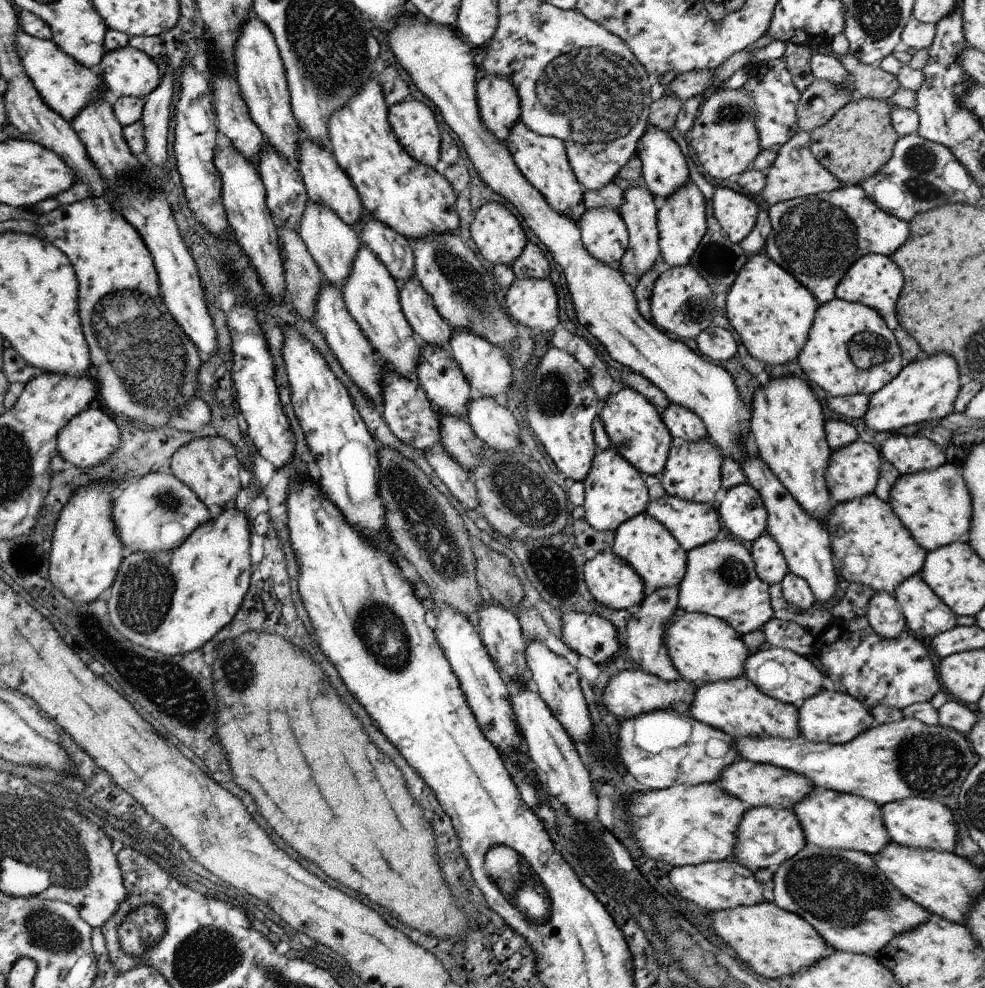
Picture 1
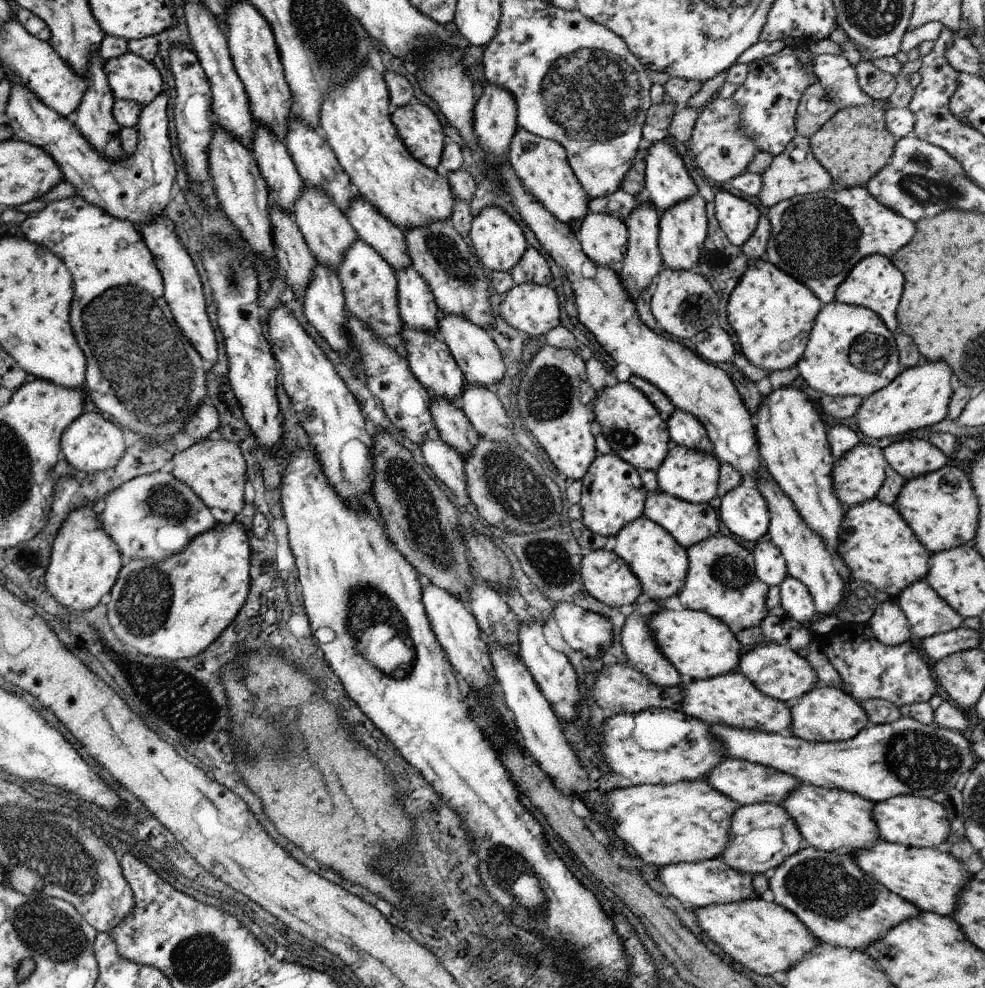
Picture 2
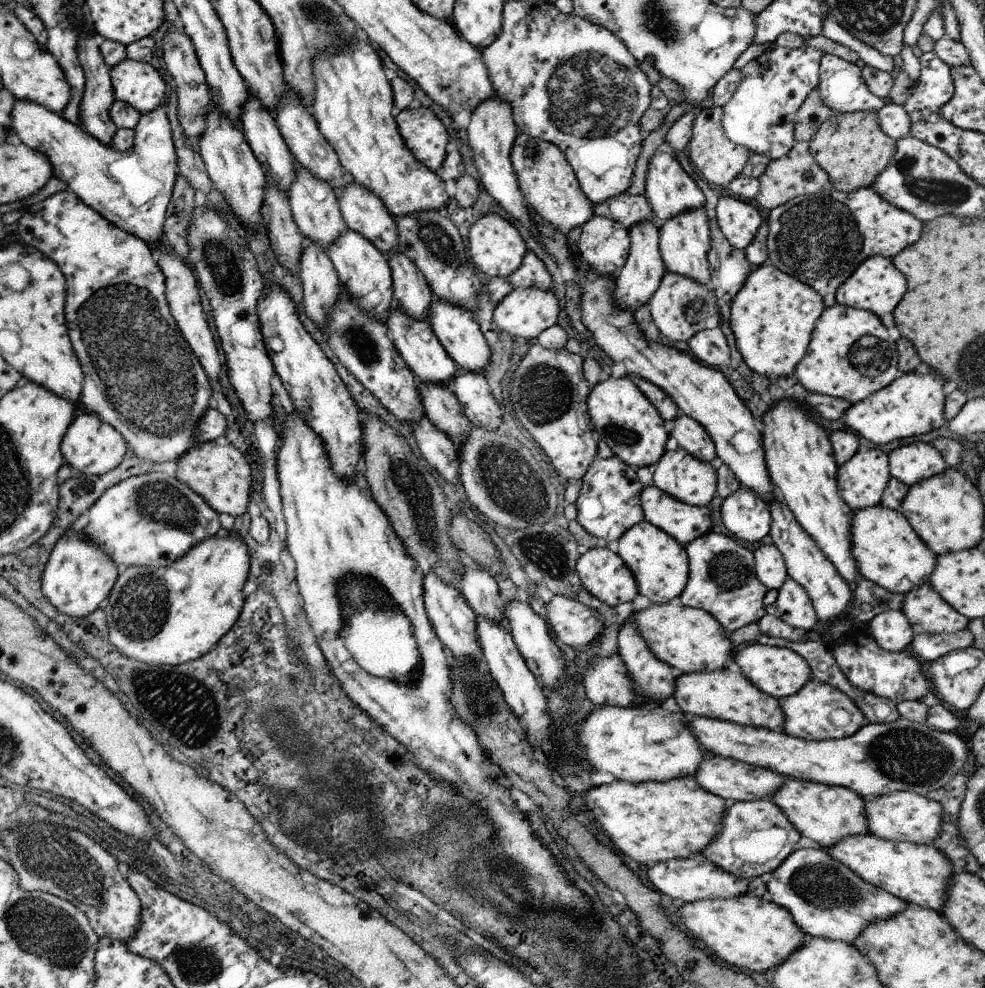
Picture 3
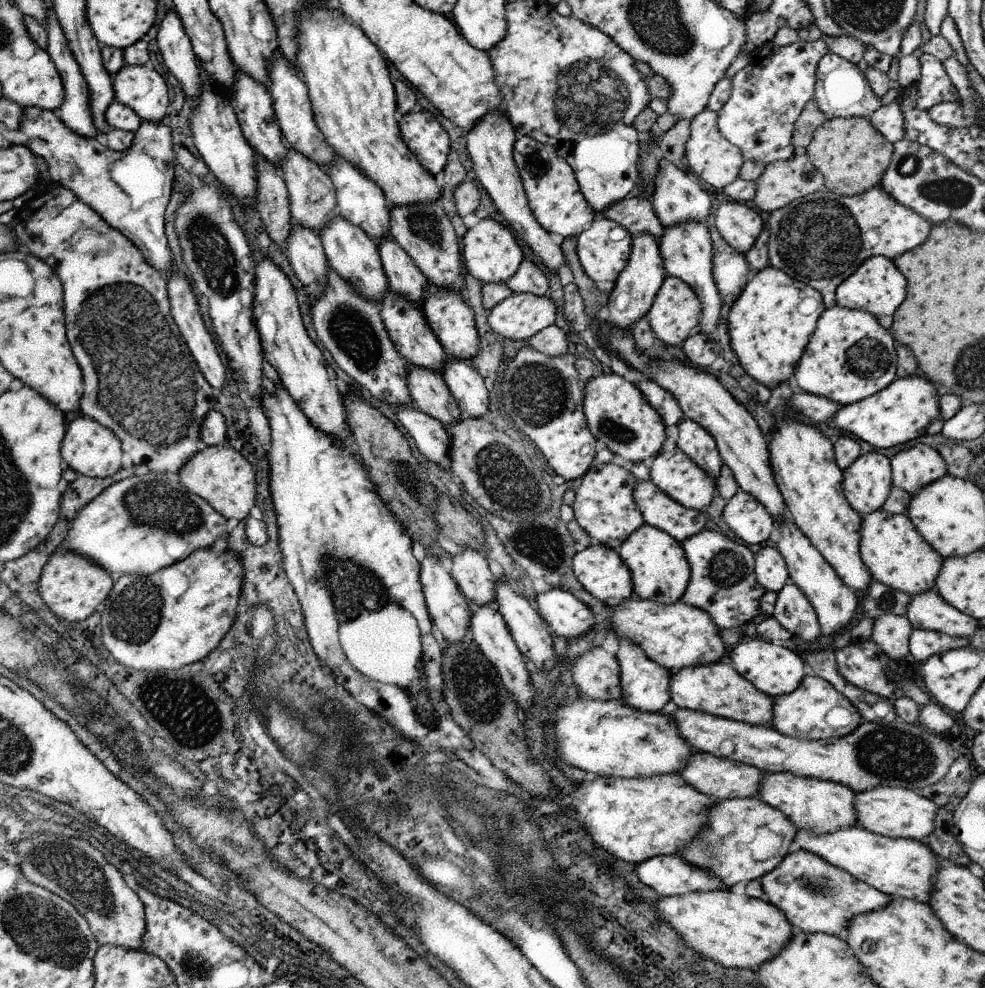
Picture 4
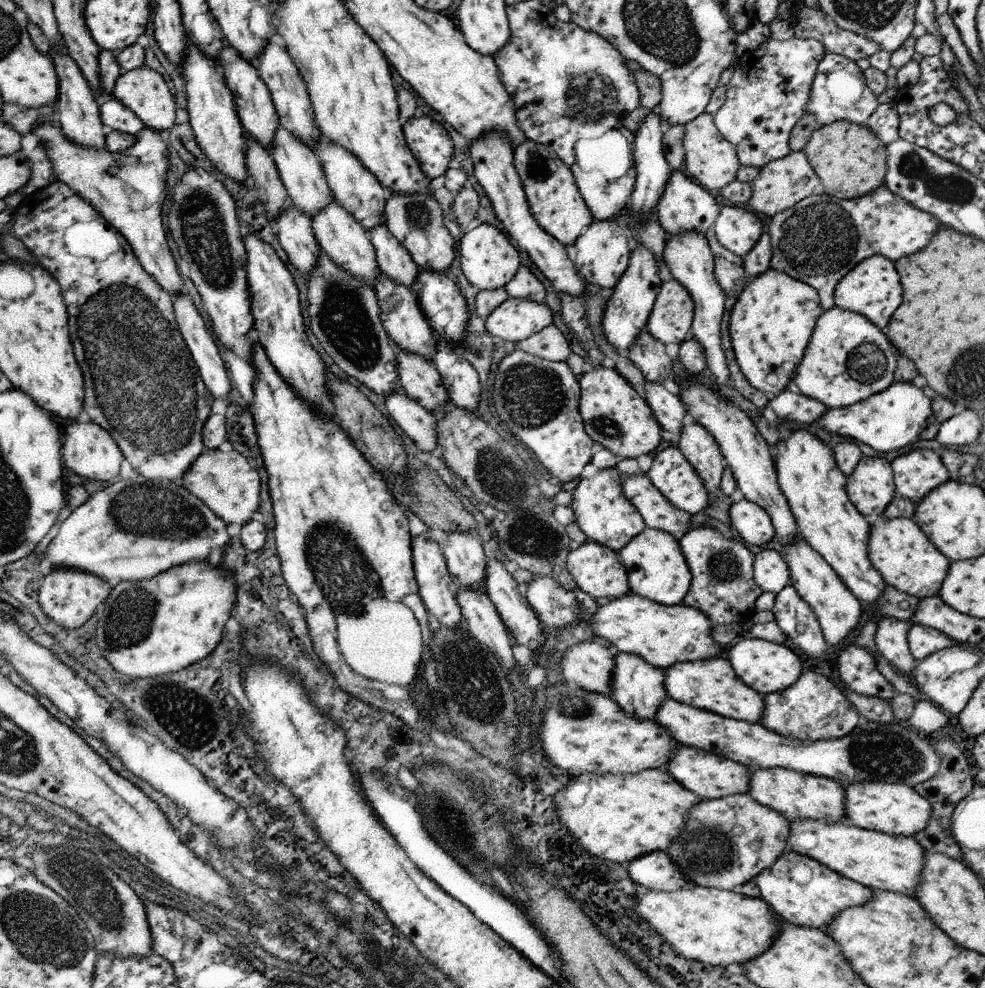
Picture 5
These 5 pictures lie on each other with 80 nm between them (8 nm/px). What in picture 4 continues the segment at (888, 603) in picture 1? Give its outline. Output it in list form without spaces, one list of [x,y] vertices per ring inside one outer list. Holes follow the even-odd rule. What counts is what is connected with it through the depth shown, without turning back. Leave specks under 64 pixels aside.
[[[885,614],[874,621],[871,639],[886,656],[904,662],[901,660],[908,656],[908,639],[913,629],[906,615]]]

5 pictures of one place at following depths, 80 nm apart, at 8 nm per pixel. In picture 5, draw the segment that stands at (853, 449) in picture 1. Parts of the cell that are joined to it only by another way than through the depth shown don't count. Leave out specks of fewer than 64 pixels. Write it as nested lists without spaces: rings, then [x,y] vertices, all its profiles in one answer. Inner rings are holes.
[[[880,454],[863,456],[846,480],[850,502],[869,519],[882,515],[896,494],[891,462]]]

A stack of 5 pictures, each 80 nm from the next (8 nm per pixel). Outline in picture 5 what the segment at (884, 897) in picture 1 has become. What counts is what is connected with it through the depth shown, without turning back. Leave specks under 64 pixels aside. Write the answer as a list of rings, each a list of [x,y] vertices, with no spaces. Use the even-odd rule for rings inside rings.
[[[791,851],[782,853],[778,860],[756,877],[761,897],[771,910],[790,924],[811,929],[822,929],[825,933],[829,924],[850,907],[868,904],[874,896],[871,888],[850,880],[812,857]]]

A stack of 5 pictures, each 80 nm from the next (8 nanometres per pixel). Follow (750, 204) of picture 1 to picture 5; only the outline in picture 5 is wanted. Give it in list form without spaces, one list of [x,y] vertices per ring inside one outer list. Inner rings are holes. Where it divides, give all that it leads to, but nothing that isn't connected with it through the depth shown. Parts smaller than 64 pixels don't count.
[[[724,204],[713,224],[716,238],[725,249],[744,258],[762,236],[762,222],[747,207]]]

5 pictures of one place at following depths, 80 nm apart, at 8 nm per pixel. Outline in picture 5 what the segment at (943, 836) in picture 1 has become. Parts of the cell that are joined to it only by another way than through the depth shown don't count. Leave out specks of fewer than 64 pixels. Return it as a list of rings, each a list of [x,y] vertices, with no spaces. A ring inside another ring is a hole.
[[[864,781],[844,784],[844,788],[845,816],[841,820],[845,825],[887,835],[915,838],[928,826],[932,807],[927,798],[907,784]]]

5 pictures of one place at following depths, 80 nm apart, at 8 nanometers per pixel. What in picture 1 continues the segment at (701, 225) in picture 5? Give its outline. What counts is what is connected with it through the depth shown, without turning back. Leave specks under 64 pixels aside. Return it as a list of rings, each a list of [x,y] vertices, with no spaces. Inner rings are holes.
[[[658,127],[647,130],[637,144],[636,156],[642,162],[642,175],[648,190],[659,203],[690,181],[689,166],[684,153],[680,150],[678,143],[669,135],[669,131],[663,131]]]

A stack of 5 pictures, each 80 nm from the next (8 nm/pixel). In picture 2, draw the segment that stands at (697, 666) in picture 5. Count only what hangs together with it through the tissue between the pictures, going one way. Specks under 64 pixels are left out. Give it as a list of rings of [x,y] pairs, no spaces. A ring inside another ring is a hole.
[[[733,671],[714,676],[714,678],[687,680],[682,682],[681,687],[682,694],[684,694],[684,700],[682,700],[682,706],[680,706],[681,710],[688,716],[705,722],[706,725],[724,724],[724,726],[736,726],[747,730],[760,730],[760,732],[793,736],[790,705],[760,692],[744,674]]]

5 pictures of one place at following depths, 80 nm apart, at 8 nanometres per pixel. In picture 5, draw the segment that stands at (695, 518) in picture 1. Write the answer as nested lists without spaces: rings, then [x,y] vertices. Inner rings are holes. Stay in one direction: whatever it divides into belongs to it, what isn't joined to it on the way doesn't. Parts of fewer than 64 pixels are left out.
[[[646,474],[621,477],[624,494],[642,515],[646,527],[669,532],[678,538],[696,528],[690,519],[692,515],[670,503]]]

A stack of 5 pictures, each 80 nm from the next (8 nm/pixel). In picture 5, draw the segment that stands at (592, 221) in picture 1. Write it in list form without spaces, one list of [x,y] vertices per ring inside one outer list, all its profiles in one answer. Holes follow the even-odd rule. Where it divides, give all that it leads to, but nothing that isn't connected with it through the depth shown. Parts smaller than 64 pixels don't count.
[[[616,220],[594,221],[572,245],[577,272],[586,282],[601,288],[614,288],[629,265],[631,248],[628,244],[631,232]]]

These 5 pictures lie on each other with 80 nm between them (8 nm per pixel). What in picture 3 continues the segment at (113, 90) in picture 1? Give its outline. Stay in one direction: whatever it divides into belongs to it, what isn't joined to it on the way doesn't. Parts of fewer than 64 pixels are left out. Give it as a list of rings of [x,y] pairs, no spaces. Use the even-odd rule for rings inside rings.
[[[126,57],[111,67],[115,100],[124,101],[143,113],[154,111],[166,100],[166,84],[150,63]]]

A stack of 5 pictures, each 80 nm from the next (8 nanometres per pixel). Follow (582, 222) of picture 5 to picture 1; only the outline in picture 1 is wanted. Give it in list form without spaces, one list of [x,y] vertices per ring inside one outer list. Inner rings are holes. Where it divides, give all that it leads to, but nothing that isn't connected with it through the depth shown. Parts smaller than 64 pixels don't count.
[[[518,120],[511,128],[504,141],[514,159],[516,166],[532,184],[540,191],[546,202],[556,211],[568,215],[571,208],[583,200],[583,186],[578,182],[571,164],[567,159],[565,144],[556,137],[549,137],[530,130],[524,122]]]

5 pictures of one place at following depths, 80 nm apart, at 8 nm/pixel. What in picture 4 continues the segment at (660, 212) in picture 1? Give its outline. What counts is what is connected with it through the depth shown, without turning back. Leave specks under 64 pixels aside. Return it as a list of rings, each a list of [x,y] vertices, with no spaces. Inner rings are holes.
[[[688,221],[680,224],[663,227],[664,232],[659,238],[659,251],[665,266],[666,275],[670,275],[682,279],[689,287],[694,289],[694,292],[699,296],[703,304],[703,317],[697,328],[697,332],[706,333],[711,339],[716,340],[716,327],[721,311],[721,300],[716,288],[713,273],[713,244],[711,241],[711,234],[709,233],[708,224],[702,221]]]

